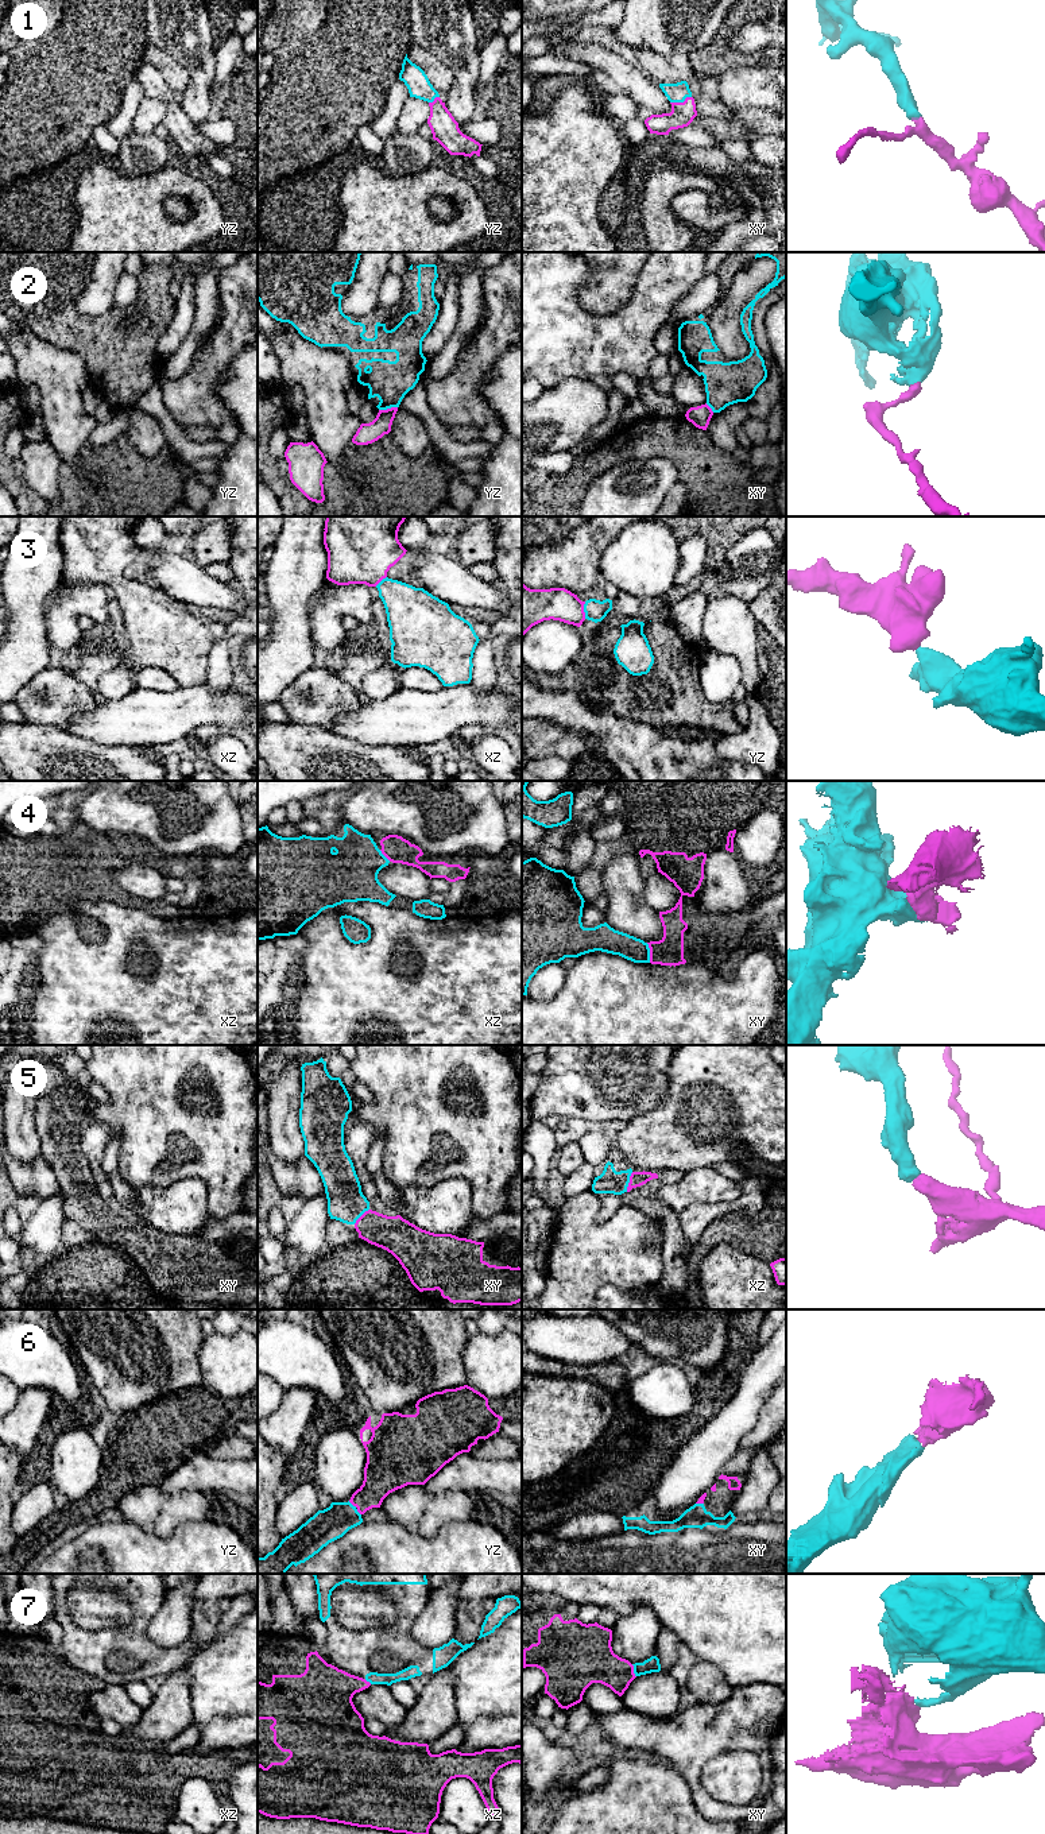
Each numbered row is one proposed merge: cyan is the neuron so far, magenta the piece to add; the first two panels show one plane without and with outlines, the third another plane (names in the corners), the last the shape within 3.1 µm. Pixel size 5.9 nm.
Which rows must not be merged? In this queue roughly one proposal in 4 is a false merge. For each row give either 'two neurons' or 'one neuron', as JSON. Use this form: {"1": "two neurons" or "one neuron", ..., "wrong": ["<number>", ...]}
{"1": "one neuron", "2": "two neurons", "3": "one neuron", "4": "one neuron", "5": "one neuron", "6": "one neuron", "7": "two neurons", "wrong": ["2", "7"]}

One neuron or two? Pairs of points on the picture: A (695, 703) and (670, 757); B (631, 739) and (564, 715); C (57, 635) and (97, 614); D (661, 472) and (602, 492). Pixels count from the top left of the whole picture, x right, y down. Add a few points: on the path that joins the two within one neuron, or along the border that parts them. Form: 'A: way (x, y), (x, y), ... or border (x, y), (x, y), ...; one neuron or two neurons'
A: border (642, 723), (673, 731); two neurons
B: way (615, 735), (603, 724), (580, 718); one neuron
C: way (62, 623), (74, 611), (85, 611); one neuron
D: way (646, 479), (616, 479); one neuron

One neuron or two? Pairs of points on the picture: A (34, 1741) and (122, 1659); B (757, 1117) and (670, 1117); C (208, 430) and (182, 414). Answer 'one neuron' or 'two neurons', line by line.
A: two neurons
B: one neuron
C: two neurons

